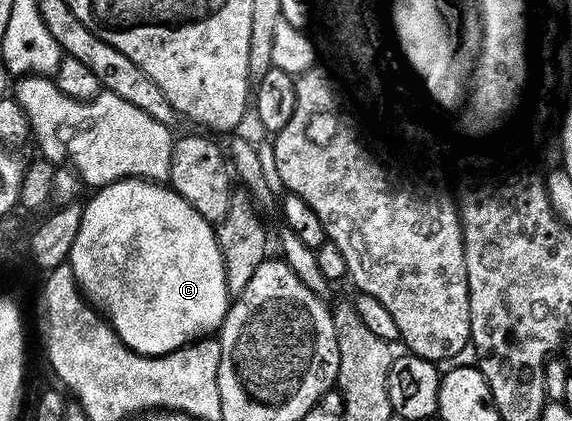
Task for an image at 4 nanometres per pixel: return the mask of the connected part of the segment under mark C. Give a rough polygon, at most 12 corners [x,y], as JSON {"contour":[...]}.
{"contour":[[164,184],[101,186],[68,253],[138,354],[215,335],[213,223]]}

